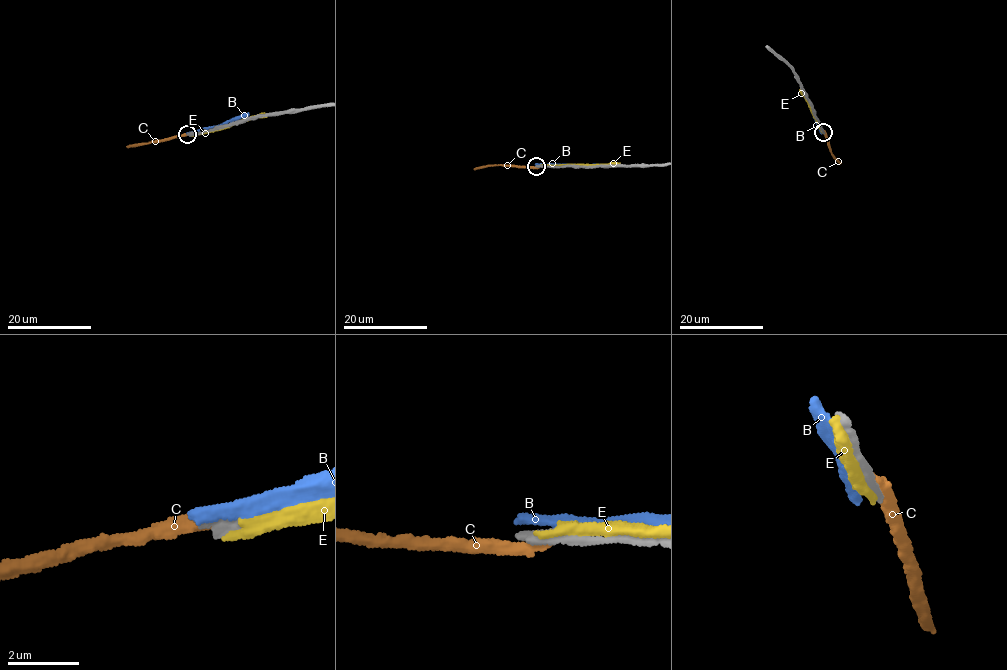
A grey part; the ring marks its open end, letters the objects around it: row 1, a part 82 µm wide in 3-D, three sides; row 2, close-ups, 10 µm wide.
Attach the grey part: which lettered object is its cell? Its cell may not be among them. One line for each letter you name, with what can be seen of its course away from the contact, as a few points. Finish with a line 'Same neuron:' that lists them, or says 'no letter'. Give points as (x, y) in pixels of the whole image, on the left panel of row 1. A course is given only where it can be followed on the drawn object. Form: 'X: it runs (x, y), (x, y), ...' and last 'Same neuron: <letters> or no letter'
Same neuron: no letter

